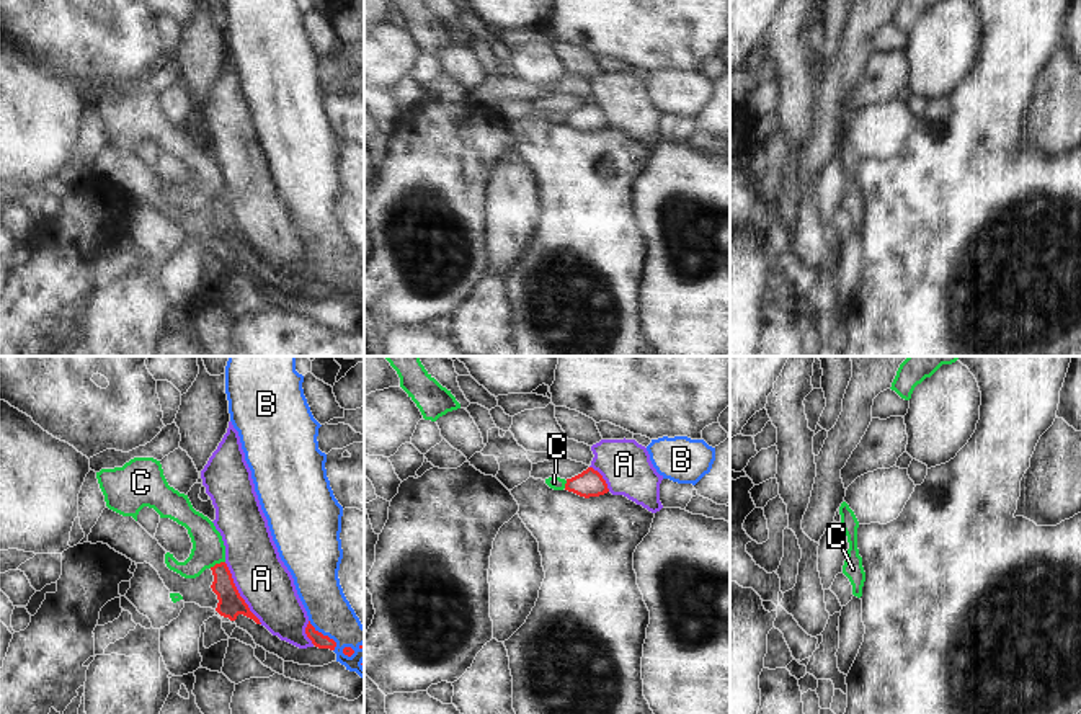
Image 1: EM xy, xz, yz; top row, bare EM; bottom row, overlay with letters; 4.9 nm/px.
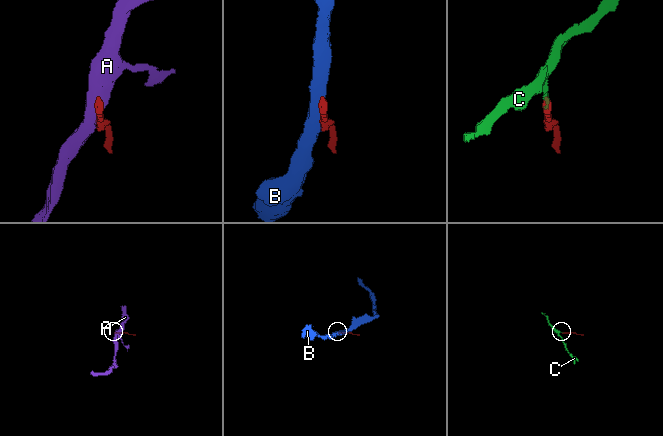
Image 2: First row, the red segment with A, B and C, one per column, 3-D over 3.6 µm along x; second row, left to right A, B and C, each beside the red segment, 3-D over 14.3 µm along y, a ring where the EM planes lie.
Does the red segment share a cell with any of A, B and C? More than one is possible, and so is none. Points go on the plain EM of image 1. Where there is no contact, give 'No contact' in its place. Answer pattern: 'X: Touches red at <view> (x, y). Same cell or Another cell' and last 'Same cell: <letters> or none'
A: Touches red at xy (239, 227). Another cell
B: Touches red at xy (325, 270). Another cell
C: Touches red at xy (216, 198). Another cell
Same cell: none

